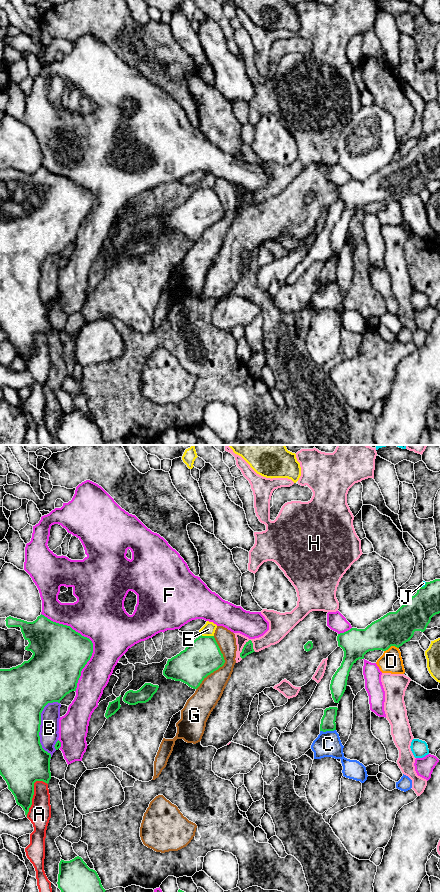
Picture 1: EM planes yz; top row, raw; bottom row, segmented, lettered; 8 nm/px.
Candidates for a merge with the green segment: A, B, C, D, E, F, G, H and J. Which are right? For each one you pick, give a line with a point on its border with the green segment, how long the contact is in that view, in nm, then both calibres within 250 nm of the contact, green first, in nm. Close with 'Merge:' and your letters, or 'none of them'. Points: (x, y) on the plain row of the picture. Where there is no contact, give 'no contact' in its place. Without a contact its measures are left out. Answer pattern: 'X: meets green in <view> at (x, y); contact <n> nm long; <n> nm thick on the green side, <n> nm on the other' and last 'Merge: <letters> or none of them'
Merge: none of them

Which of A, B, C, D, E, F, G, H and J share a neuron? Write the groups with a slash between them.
A / B / C / D / E / F / G / H / J

